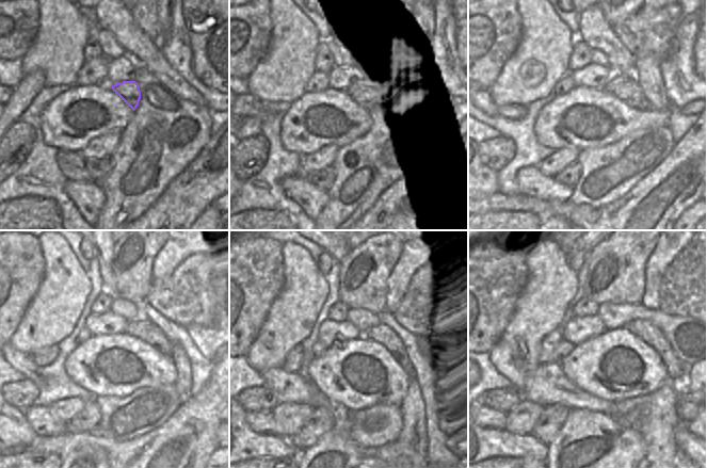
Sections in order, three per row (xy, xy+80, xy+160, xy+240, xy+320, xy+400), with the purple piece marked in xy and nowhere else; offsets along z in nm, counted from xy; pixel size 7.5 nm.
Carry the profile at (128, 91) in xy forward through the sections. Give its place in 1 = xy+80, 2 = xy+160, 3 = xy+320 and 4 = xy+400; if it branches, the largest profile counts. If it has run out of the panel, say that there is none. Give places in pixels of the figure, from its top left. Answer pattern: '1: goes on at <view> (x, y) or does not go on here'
1: goes on at xy+80 (373, 91)
2: goes on at xy+160 (626, 89)
3: goes on at xy+320 (398, 339)
4: goes on at xy+400 (677, 369)

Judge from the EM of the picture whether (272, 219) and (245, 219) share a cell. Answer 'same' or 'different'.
same

